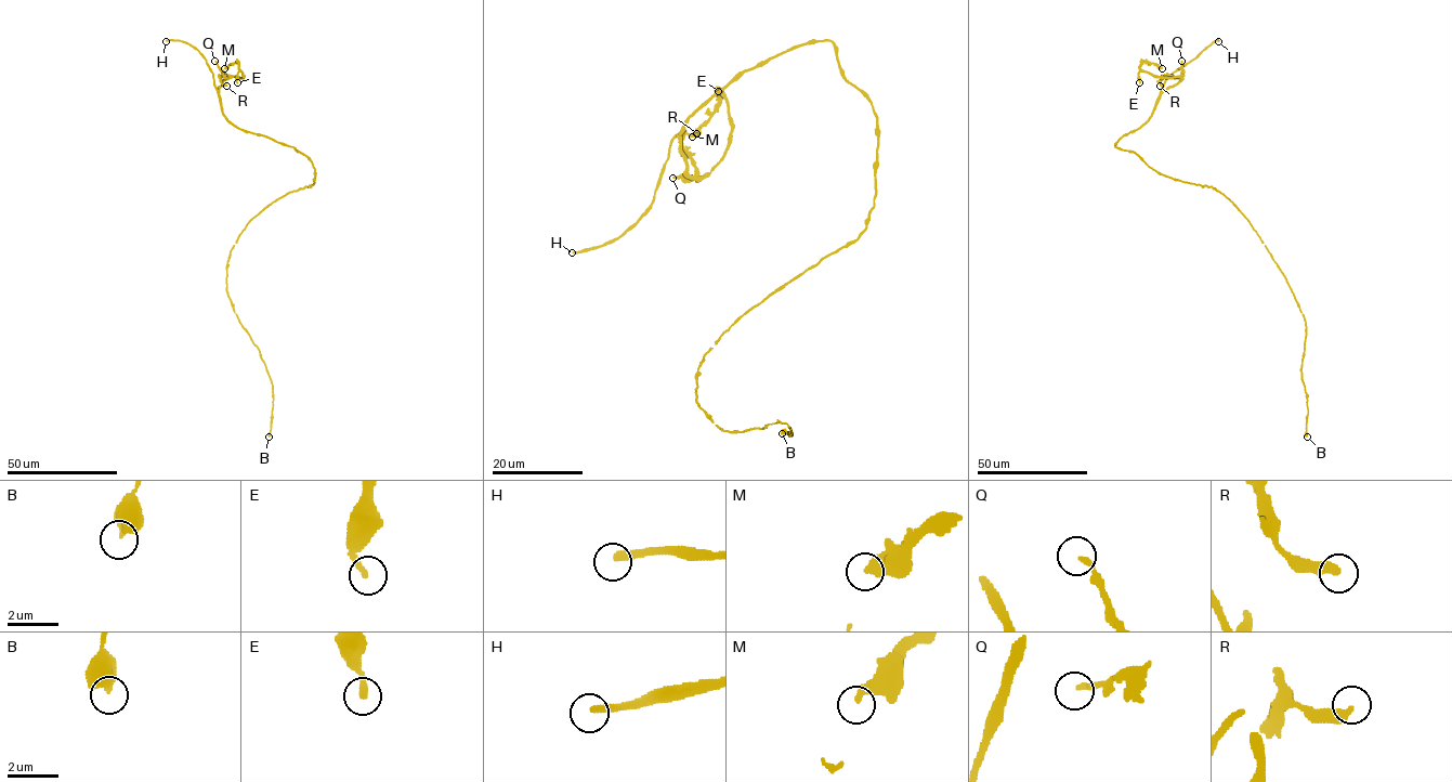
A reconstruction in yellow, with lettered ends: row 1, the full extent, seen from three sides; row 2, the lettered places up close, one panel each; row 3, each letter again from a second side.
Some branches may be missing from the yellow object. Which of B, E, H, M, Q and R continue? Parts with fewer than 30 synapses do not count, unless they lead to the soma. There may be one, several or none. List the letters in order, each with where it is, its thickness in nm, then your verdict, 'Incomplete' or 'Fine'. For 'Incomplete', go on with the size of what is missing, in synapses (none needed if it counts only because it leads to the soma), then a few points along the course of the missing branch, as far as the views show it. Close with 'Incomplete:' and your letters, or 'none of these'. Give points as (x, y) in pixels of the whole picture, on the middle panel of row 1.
B: Place: (782, 433). Thickness 460 nm. Fine
E: Place: (718, 91). Thickness 240 nm. Fine
H: Place: (572, 252). Thickness 280 nm. Incomplete. Roughly 200 synapses
M: Place: (692, 137). Thickness 380 nm. Fine
Q: Place: (672, 178). Thickness 190 nm. Fine
R: Place: (696, 133). Thickness 400 nm. Fine
Incomplete: H

